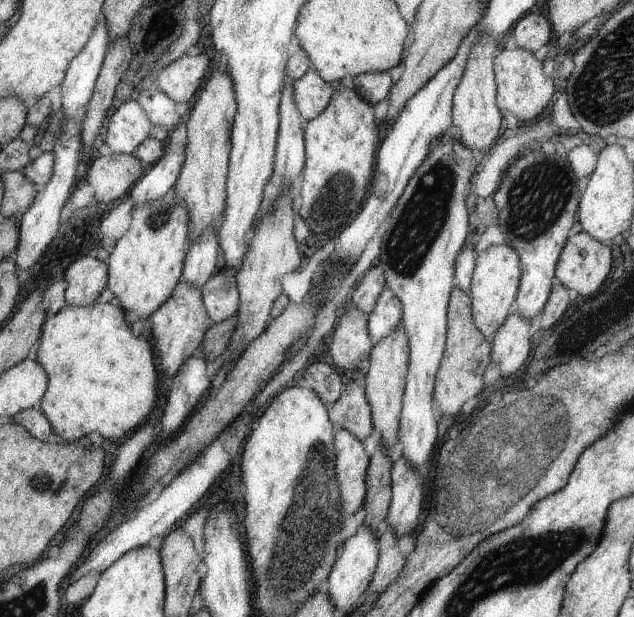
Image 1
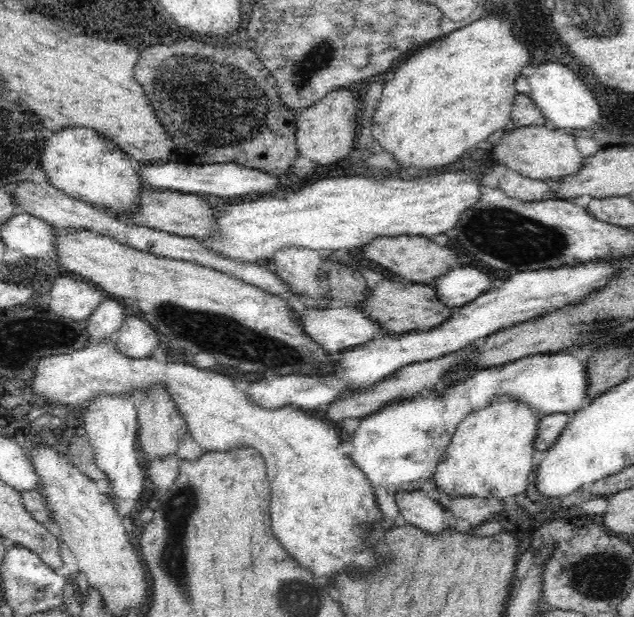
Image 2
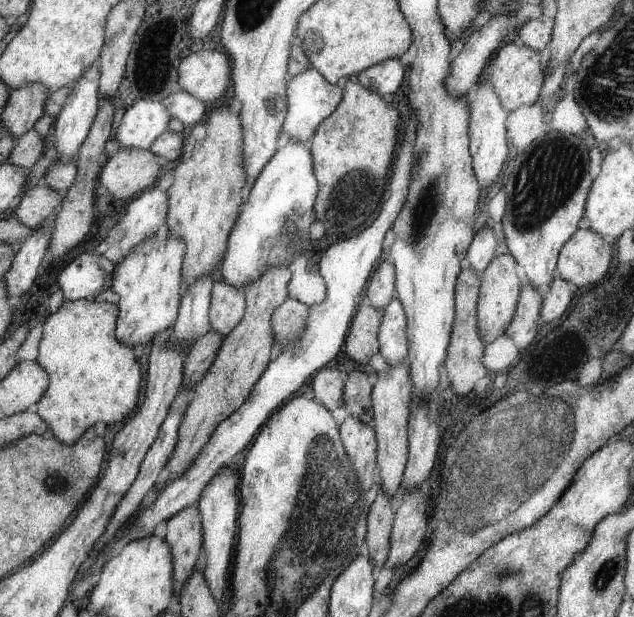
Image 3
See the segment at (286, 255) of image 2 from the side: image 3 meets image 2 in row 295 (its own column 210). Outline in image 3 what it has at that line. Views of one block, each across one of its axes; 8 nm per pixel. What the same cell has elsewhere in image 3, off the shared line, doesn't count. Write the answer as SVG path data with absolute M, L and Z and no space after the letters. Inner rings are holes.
M222 280L213 282L210 301L212 331L225 337L244 318L246 298L243 290L232 288Z

